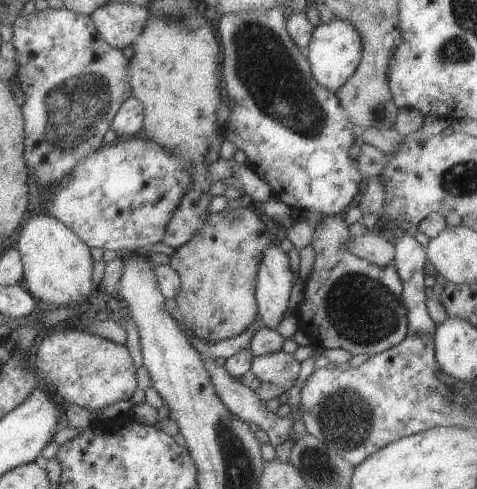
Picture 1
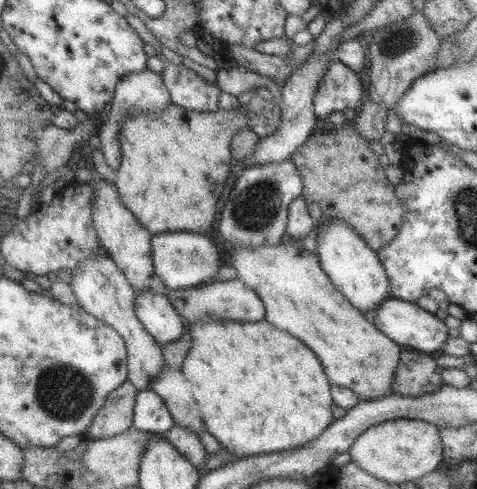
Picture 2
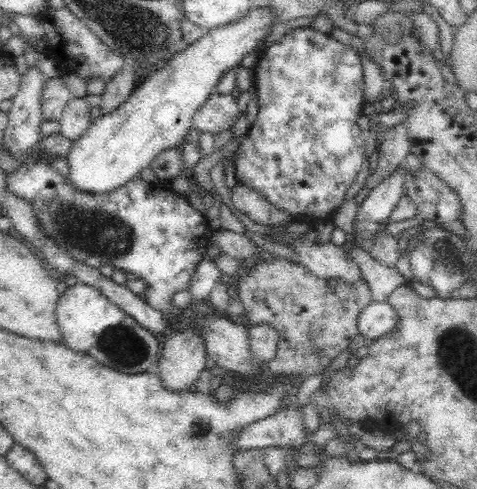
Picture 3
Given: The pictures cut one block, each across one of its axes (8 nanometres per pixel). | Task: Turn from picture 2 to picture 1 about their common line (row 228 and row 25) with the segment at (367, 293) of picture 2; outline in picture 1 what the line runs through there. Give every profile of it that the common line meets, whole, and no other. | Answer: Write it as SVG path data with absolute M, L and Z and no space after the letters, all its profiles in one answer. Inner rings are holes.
M331 20L327 24L319 24L313 30L313 36L311 36L311 42L309 42L309 48L307 48L307 60L311 64L313 78L323 88L337 92L349 80L349 76L355 74L357 66L361 64L361 58L363 58L361 36L349 20Z

